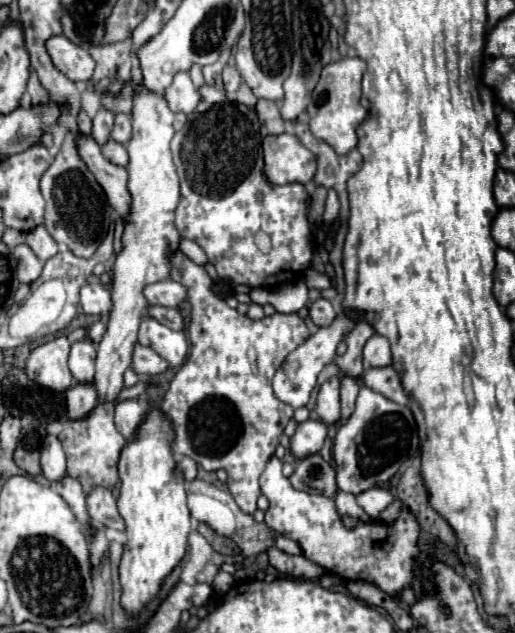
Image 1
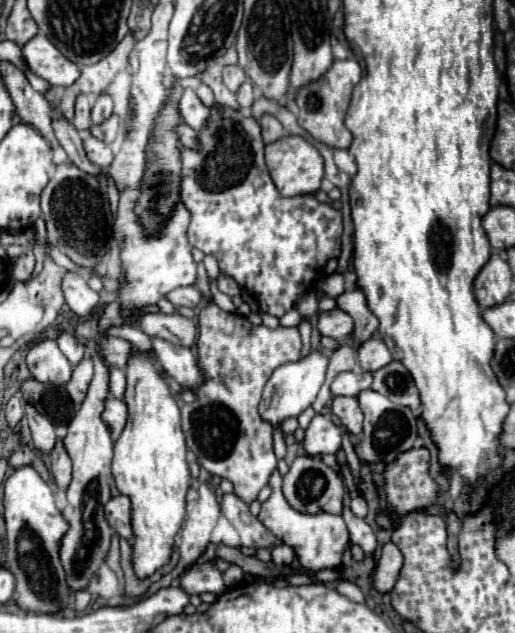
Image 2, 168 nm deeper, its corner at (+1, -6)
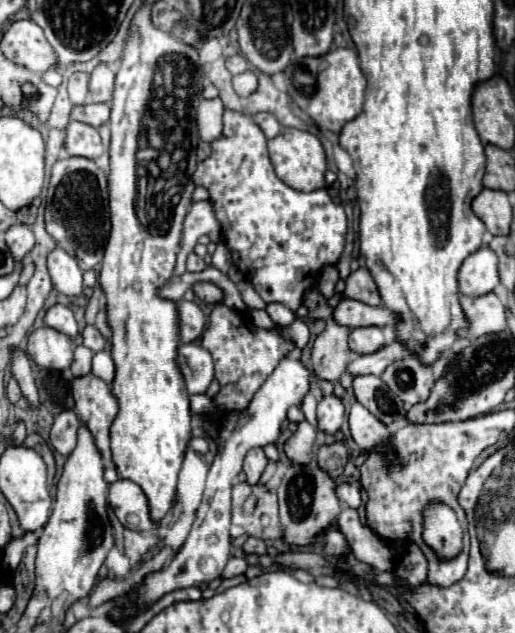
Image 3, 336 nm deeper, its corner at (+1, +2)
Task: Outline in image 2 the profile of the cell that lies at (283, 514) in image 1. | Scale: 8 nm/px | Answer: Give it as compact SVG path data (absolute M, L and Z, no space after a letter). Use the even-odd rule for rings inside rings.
M273 471L273 475L269 477L269 487L273 489L271 491L271 497L261 505L261 513L259 513L259 521L277 537L281 539L283 543L291 545L297 553L297 559L299 563L303 565L303 569L307 571L321 571L321 569L339 569L341 567L341 555L343 555L343 524L345 524L341 515L333 515L333 513L317 513L317 515L311 515L311 513L301 513L297 509L293 509L287 499L283 497L281 493L281 483L283 483L283 477L279 475L279 471Z

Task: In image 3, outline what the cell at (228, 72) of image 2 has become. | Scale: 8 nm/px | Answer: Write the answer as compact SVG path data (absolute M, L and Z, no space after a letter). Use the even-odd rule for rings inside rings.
M233 55L227 59L227 69L237 75L237 73L243 73L249 69L249 61L243 57L243 55Z

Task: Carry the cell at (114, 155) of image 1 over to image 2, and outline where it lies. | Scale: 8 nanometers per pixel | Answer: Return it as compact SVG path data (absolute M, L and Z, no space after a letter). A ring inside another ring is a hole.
M87 137L85 141L85 151L87 151L87 157L91 159L91 163L95 163L97 167L101 169L109 169L111 163L113 163L113 151L107 143L95 139L95 137Z

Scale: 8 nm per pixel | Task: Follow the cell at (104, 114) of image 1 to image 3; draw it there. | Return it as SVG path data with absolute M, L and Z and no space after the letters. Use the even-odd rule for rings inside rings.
M99 63L89 75L89 101L93 103L109 103L113 95L115 73L107 63Z

